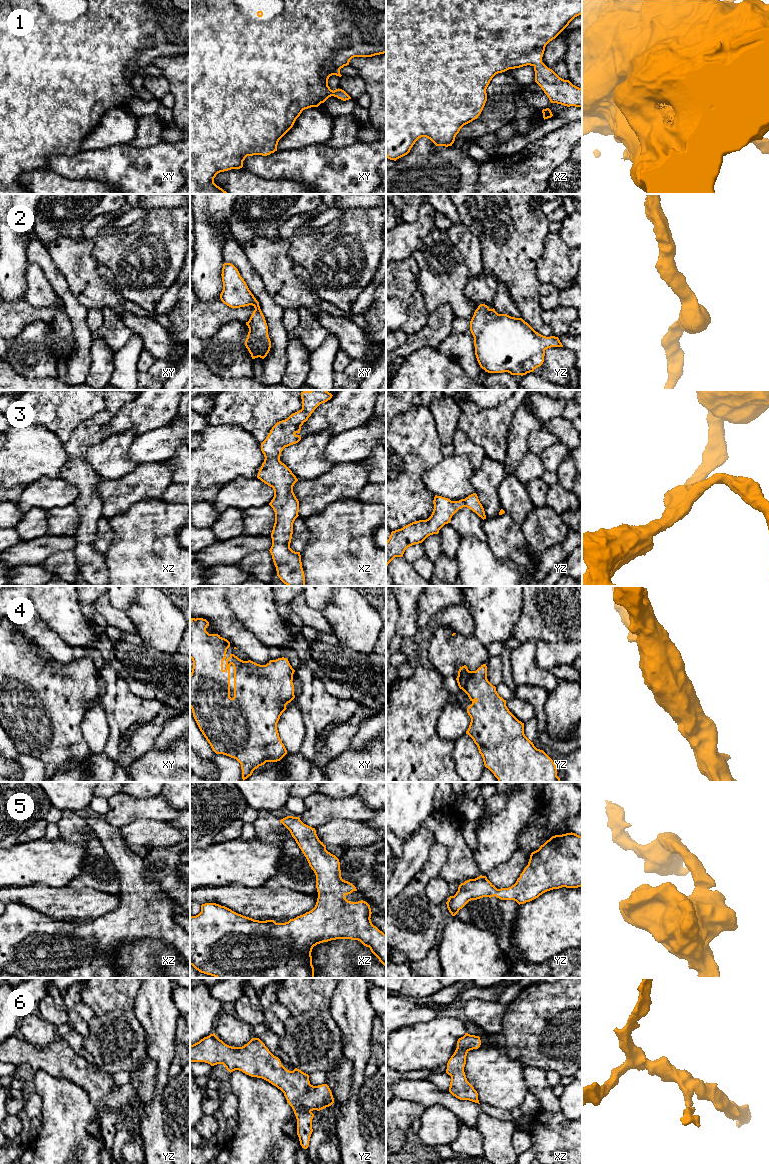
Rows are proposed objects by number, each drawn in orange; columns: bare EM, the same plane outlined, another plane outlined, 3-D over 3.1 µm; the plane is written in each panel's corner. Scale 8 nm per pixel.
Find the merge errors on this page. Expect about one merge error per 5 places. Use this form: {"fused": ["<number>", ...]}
{"fused": []}

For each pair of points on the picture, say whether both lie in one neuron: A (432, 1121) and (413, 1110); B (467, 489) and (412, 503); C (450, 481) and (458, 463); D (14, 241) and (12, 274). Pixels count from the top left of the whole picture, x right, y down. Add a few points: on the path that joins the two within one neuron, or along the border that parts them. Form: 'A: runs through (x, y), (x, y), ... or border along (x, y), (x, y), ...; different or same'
A: border along (425, 1108), (419, 1117); different
B: border along (423, 474), (423, 483), (434, 495); different
C: runs through (451, 477), (458, 467); same
D: runs through (12, 249), (12, 266); same

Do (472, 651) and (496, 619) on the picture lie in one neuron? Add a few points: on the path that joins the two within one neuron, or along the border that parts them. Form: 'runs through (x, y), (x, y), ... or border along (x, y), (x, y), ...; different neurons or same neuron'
border along (473, 634), (485, 647); different neurons

